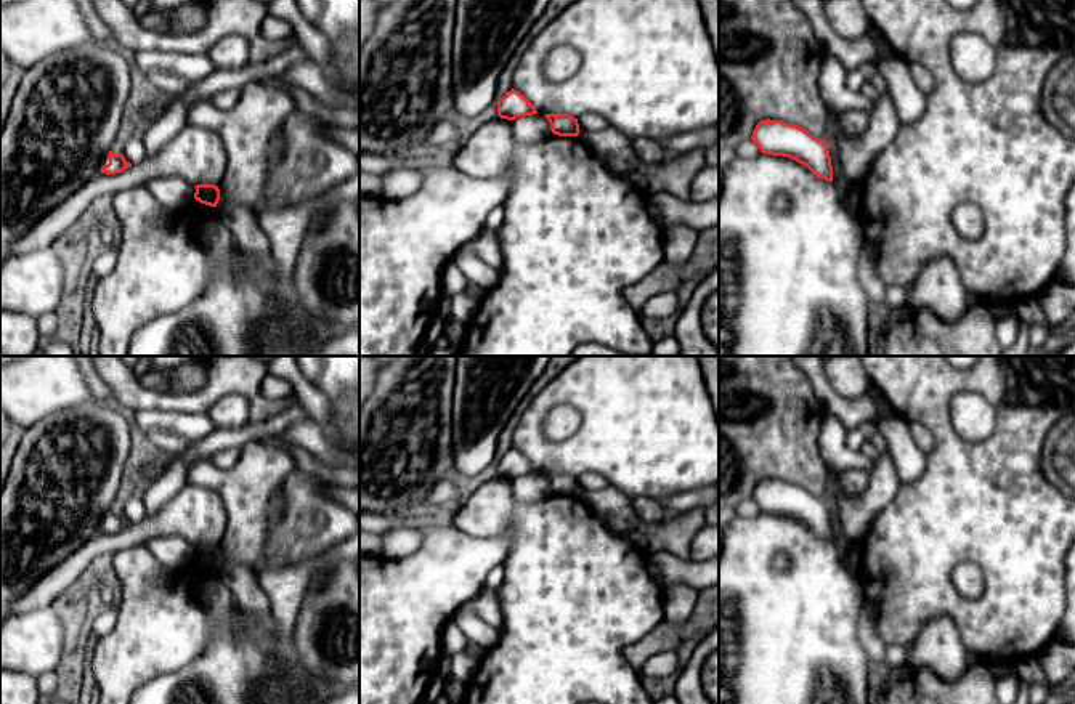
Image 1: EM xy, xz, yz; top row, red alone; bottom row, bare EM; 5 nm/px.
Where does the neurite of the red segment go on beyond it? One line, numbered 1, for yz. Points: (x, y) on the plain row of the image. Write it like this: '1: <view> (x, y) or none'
1: none

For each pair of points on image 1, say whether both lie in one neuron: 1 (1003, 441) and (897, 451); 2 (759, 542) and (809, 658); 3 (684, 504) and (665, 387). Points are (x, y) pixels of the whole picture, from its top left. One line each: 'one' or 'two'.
1: two
2: one
3: two

